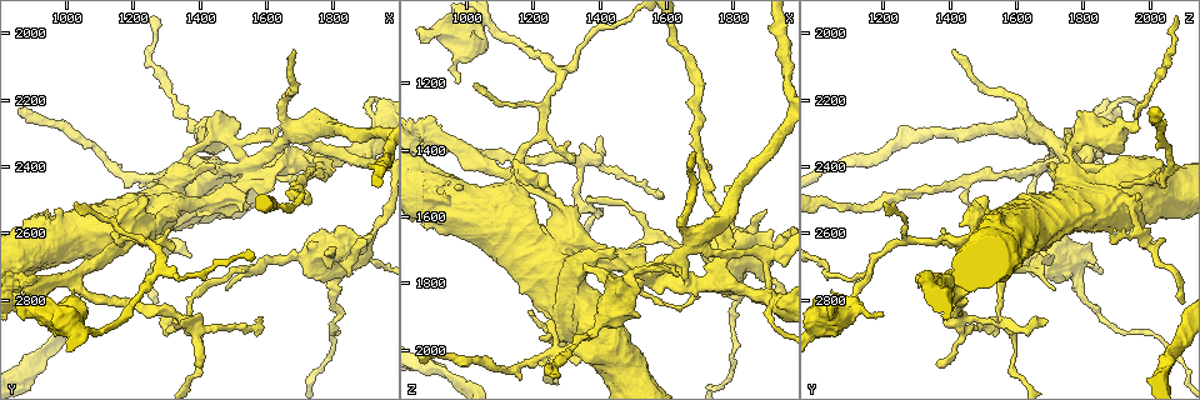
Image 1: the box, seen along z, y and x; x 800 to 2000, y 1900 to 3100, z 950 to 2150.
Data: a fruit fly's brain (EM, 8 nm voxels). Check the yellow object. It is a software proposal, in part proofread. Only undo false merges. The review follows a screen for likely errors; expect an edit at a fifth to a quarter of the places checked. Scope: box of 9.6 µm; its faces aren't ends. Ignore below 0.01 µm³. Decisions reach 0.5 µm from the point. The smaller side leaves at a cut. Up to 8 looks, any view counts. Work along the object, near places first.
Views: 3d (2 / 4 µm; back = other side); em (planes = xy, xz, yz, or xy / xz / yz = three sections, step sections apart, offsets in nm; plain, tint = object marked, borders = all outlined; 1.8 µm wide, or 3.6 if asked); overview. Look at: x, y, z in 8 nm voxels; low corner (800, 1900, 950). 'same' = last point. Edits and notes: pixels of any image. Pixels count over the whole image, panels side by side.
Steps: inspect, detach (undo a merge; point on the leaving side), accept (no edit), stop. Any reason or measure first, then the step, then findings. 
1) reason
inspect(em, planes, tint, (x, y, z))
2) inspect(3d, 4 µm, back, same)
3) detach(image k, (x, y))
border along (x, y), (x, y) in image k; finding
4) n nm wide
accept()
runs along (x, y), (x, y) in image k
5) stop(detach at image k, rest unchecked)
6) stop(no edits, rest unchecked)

four or more arms meet
inspect(3d, 2 µm, (1540, 2410, 1780))

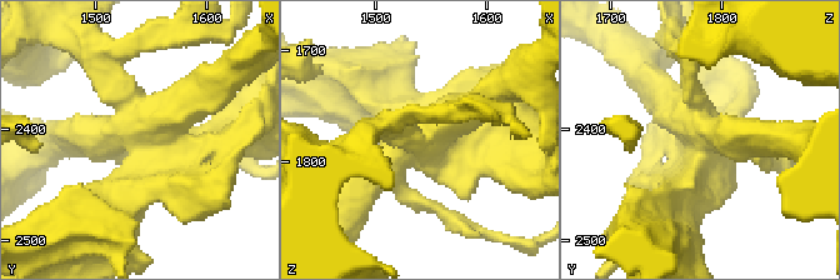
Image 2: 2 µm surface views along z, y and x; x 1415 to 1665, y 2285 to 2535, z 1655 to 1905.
now the EM
inspect(em, planes, tint, (1546, 2406, 1788))

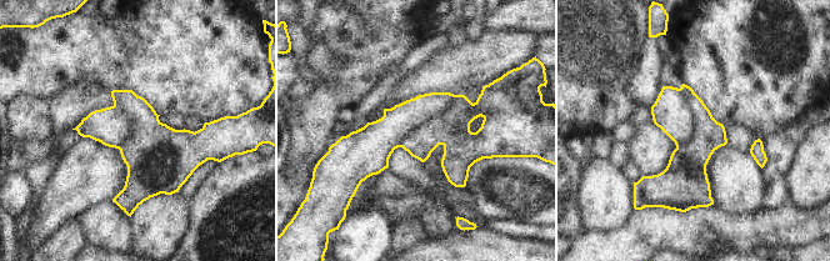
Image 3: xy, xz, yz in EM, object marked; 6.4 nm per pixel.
320 nm wide
detach(image 3, (690, 159))
border along (679, 89), (695, 135), (676, 146) in image 3; a second cell is stuck on

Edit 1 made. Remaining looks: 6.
redraw
inspect(overview)

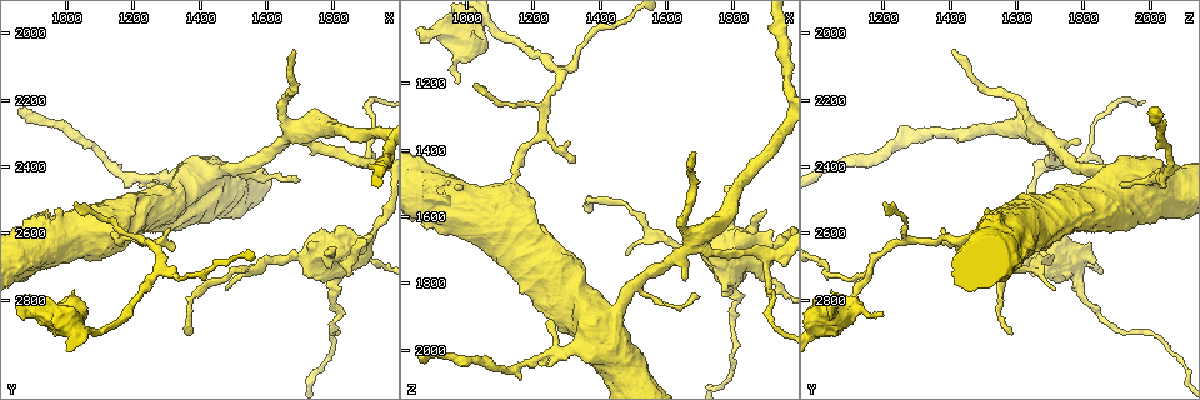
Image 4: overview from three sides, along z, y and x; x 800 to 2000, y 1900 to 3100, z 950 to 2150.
calibre changes
inspect(em, 3.6 µm, planes, tint, (1720, 2670, 1690))

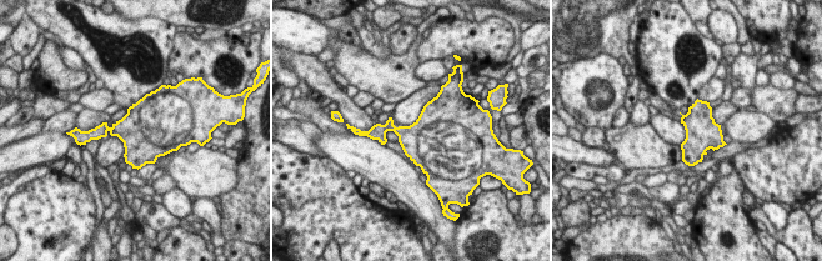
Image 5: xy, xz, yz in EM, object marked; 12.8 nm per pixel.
accept()
continuous, no second cell

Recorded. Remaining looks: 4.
branch point
inspect(3d, 4 µm, (1230, 2620, 1280))

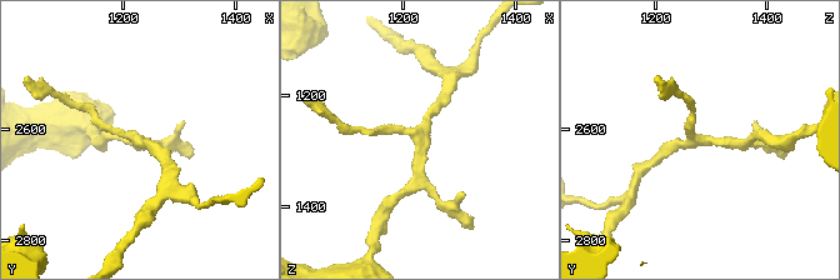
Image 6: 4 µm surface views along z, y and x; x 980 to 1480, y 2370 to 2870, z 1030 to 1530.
3 arms; now the EM
inspect(em, 3.6 µm, planes, tint, (1230, 2620, 1275))

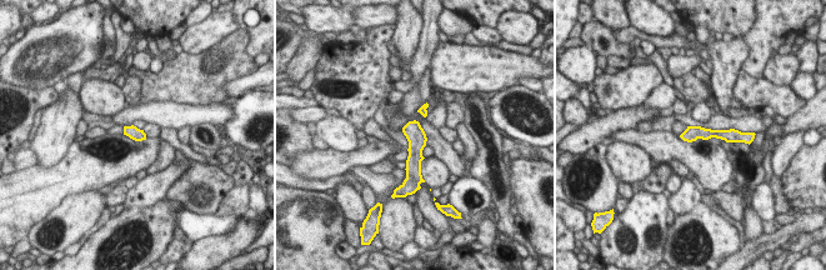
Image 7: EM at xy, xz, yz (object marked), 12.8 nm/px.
160 nm wide
accept()
runs along (731, 134), (690, 134), (685, 136) in image 7; continuous, no second cell

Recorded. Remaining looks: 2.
stop(detach at image 3, rest unchecked)

